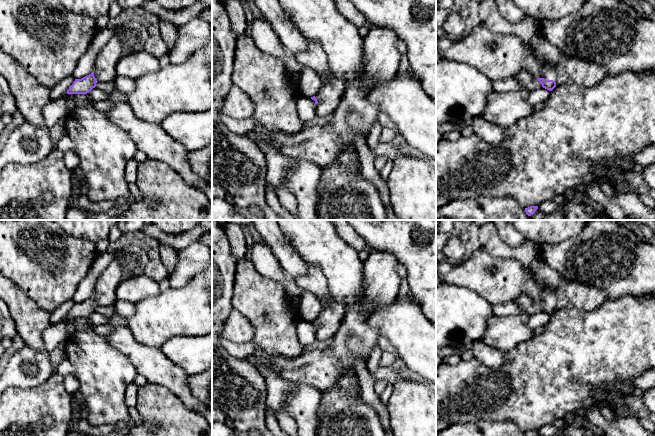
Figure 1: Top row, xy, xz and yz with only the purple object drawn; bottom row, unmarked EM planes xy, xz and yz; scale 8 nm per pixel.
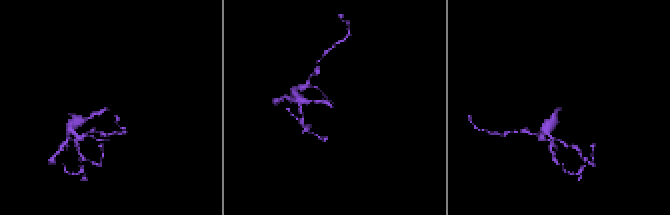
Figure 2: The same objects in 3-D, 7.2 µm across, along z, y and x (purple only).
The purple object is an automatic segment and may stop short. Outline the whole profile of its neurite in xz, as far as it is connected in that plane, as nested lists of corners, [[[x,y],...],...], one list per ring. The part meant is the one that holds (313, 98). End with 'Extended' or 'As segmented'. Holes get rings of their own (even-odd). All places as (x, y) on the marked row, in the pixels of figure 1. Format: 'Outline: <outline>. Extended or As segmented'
Outline: [[[306,39],[307,49],[294,54],[297,62],[313,69],[322,80],[319,92],[311,97],[316,104],[316,115],[326,117],[333,114],[339,105],[346,83],[333,75],[328,65],[328,58],[320,44]]]. Extended

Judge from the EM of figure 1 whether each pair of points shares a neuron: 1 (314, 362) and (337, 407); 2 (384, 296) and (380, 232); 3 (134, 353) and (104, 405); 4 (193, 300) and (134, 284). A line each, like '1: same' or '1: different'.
1: different
2: different
3: different
4: different

